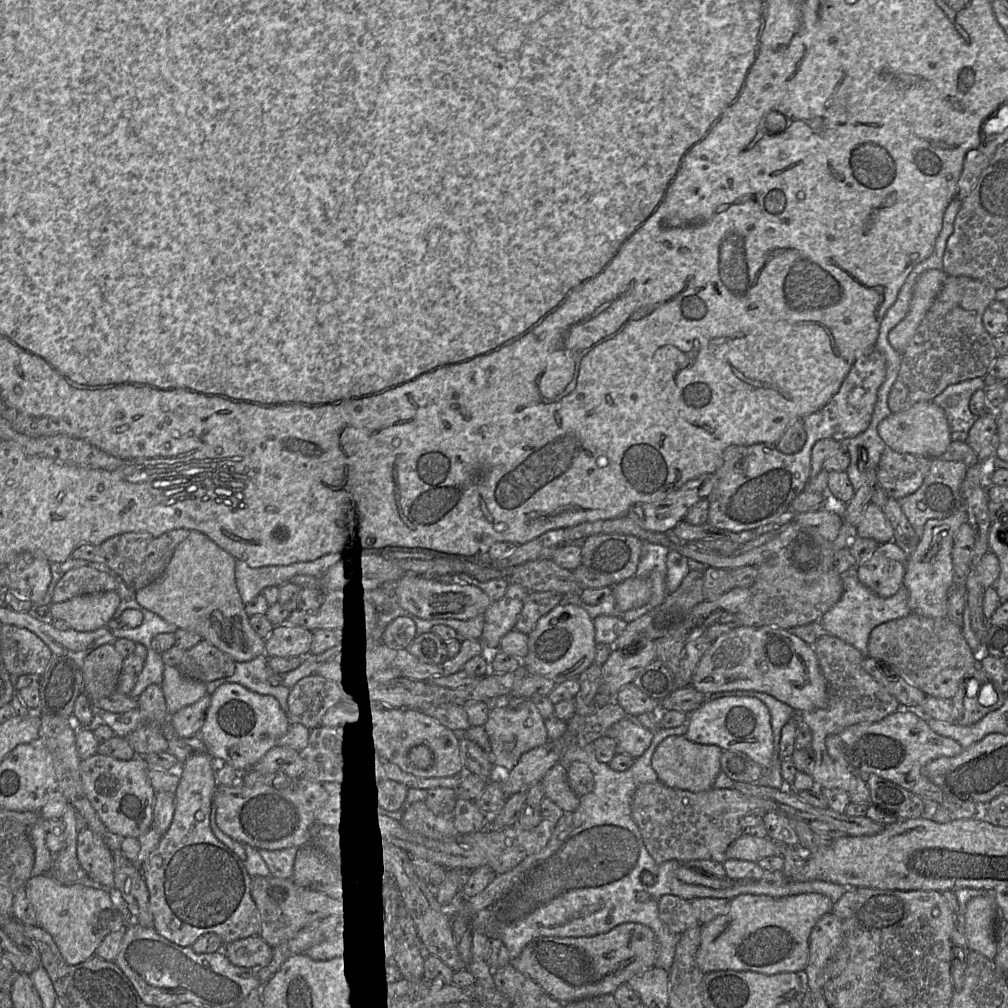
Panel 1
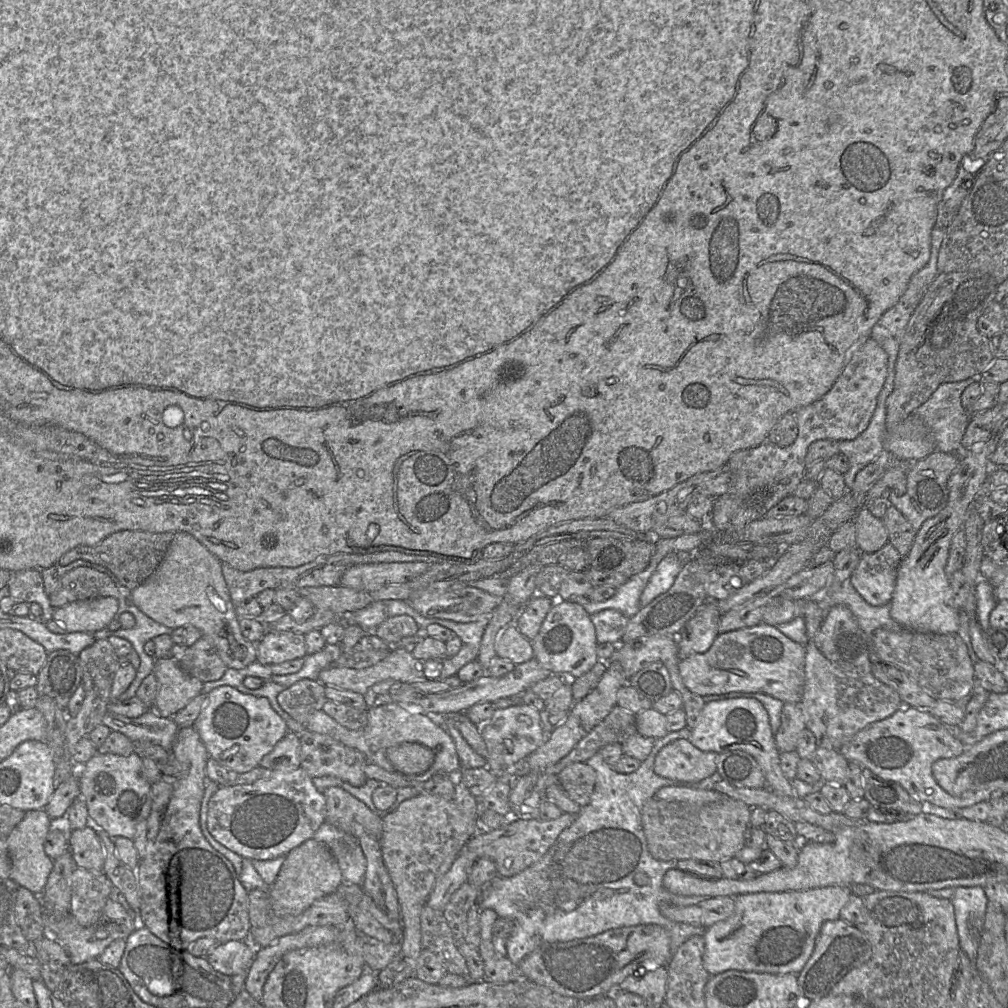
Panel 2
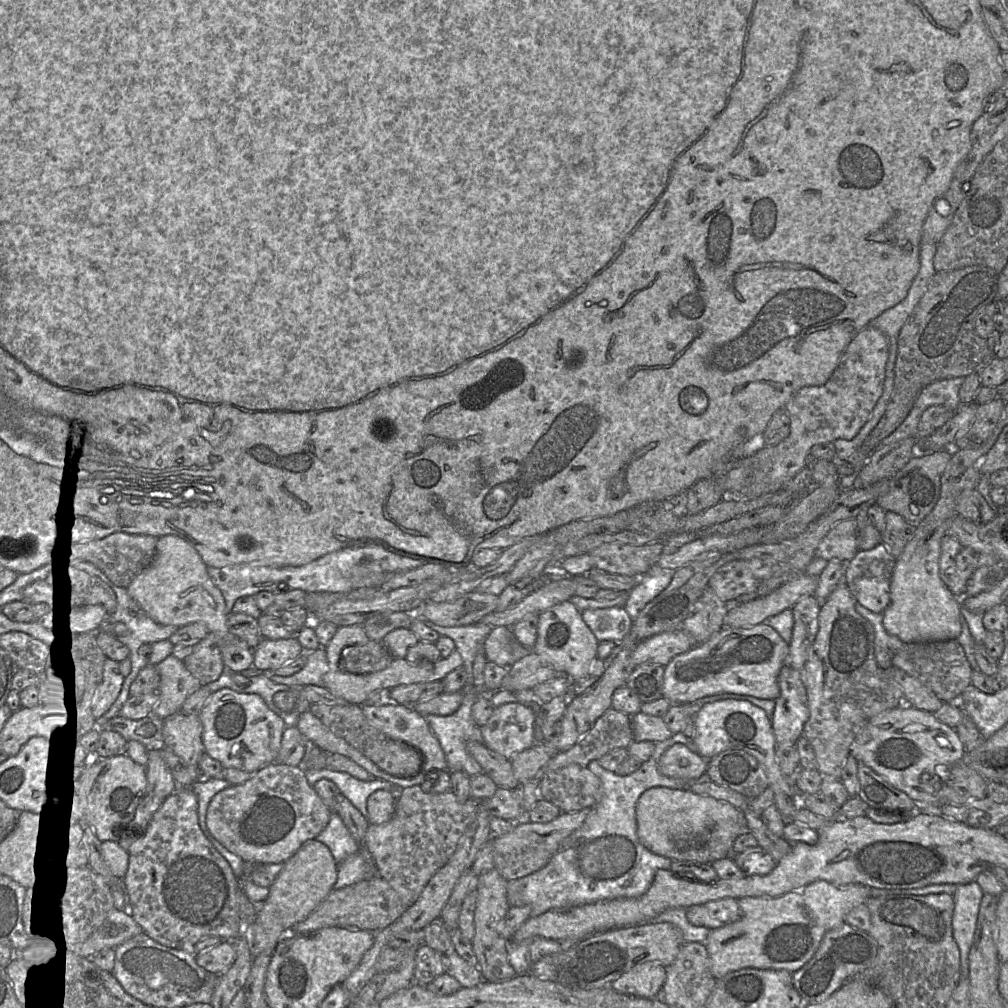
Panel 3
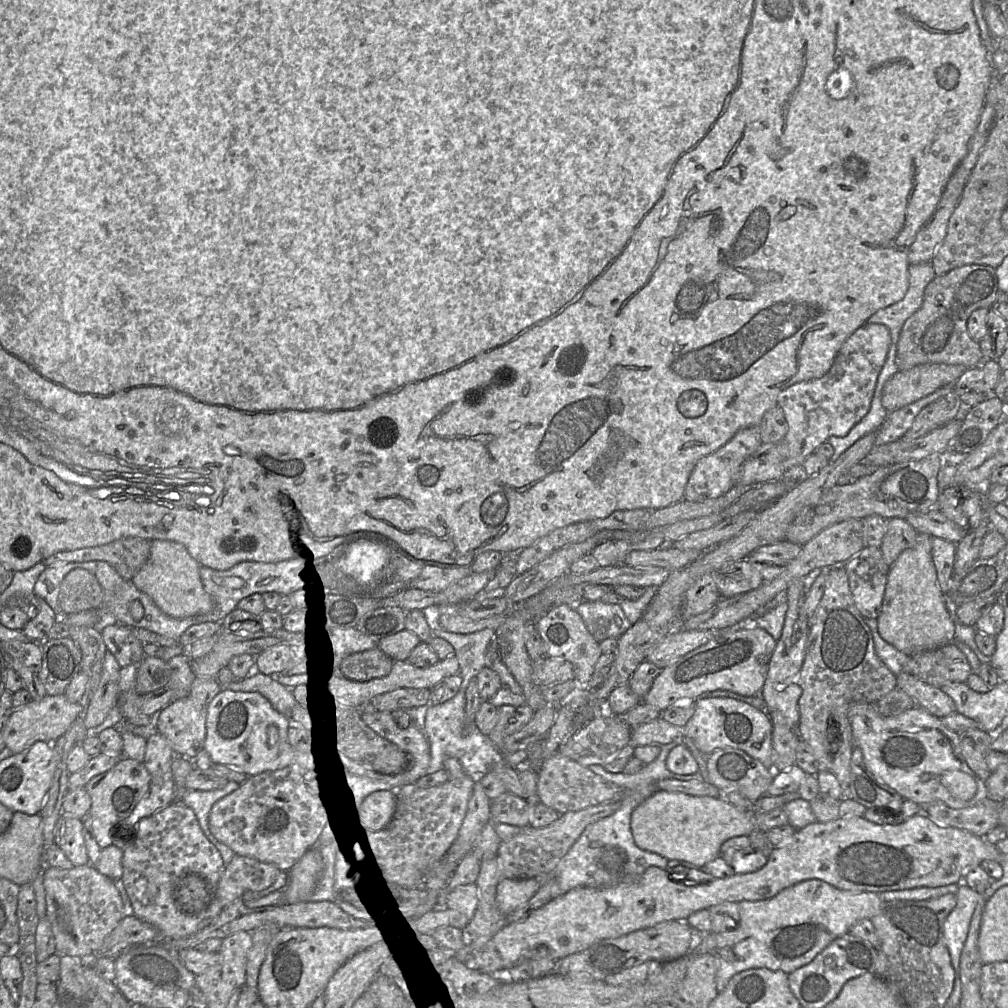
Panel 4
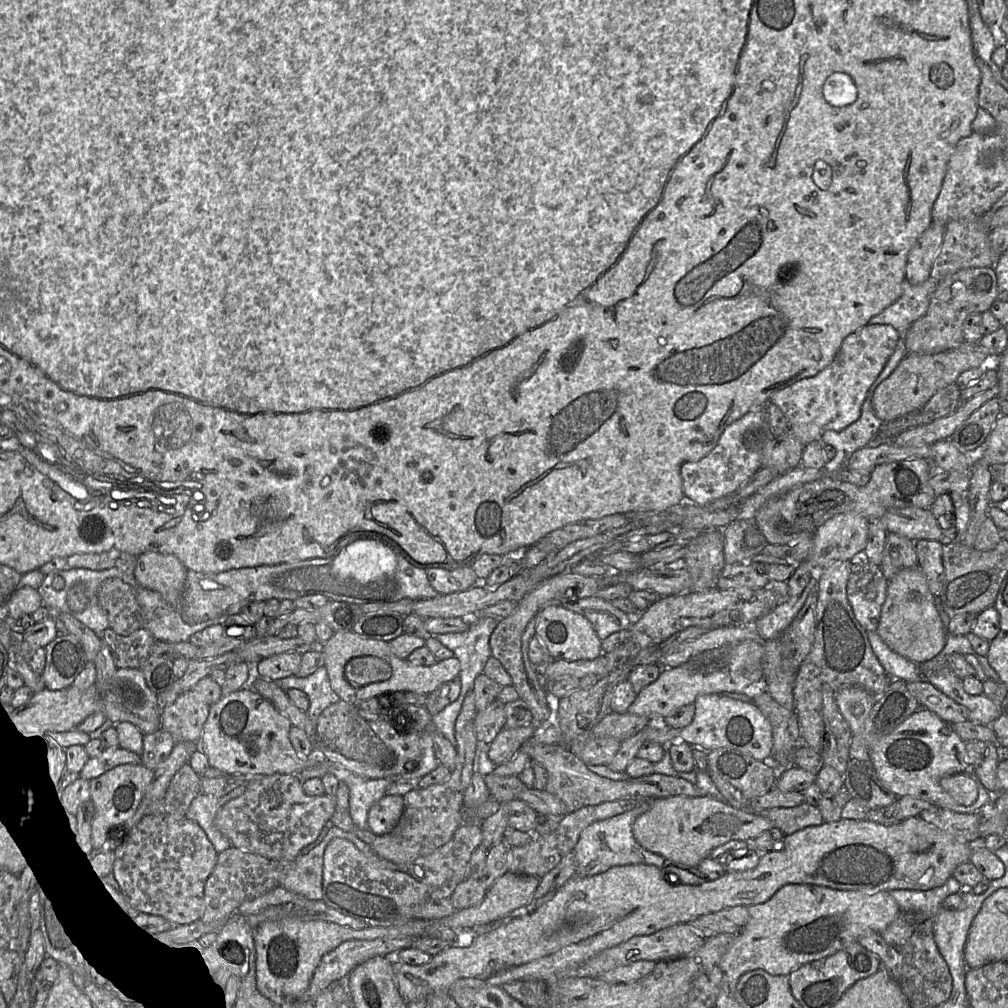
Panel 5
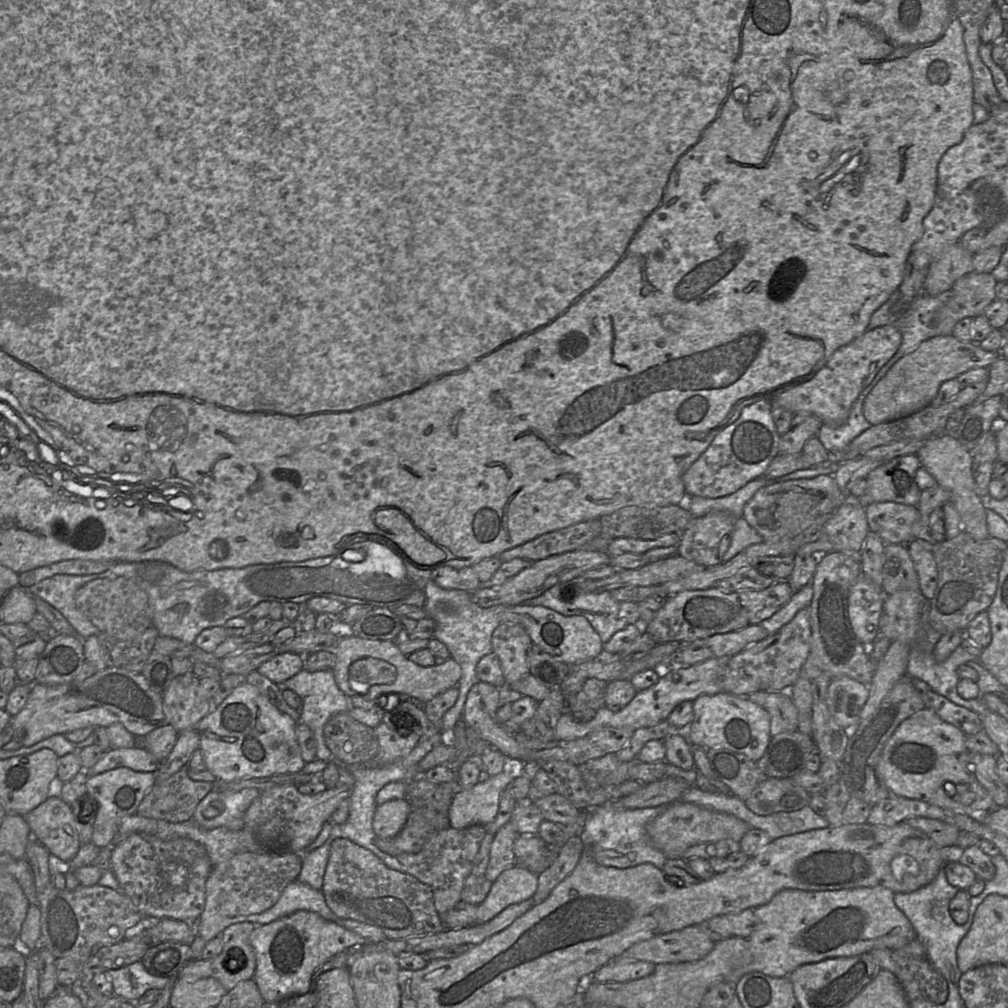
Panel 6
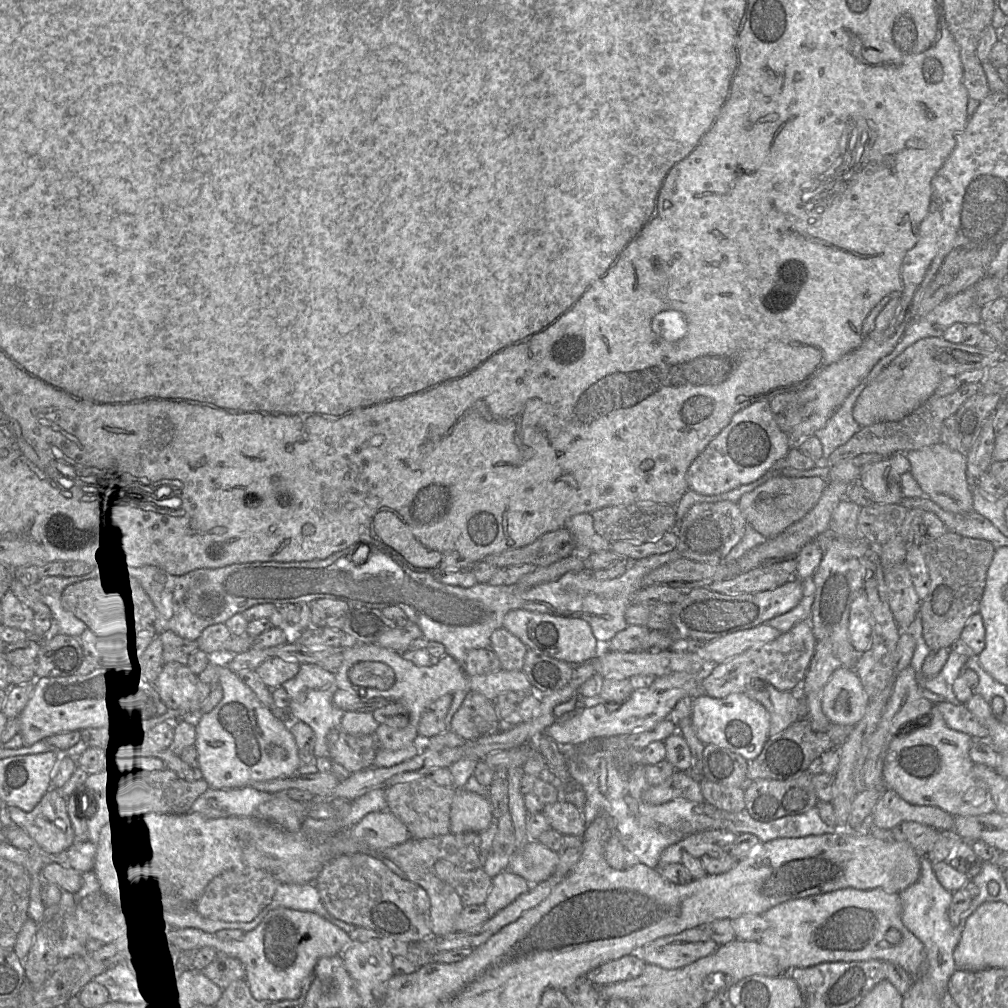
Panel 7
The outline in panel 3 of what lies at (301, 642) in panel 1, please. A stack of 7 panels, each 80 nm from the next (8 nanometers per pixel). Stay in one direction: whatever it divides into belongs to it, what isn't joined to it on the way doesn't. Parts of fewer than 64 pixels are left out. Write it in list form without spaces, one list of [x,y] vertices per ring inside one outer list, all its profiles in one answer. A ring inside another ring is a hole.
[[[296,636],[278,640],[262,638],[253,650],[253,667],[263,673],[272,673],[305,653]]]

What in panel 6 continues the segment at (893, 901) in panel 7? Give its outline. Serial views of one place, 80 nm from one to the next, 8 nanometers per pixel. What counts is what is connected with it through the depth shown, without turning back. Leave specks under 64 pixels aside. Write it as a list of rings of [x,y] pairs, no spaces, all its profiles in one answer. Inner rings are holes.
[[[858,887],[841,890],[804,891],[785,889],[770,902],[753,909],[757,919],[755,930],[747,938],[751,962],[732,975],[733,985],[744,975],[759,971],[772,977],[788,976],[797,967],[828,958],[852,957],[874,949],[898,950],[914,939],[917,933],[894,902],[895,892],[885,887]]]

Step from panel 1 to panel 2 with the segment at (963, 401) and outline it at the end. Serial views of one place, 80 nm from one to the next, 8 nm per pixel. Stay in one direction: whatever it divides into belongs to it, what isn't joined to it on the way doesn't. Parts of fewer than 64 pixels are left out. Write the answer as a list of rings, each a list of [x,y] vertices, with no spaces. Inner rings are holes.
[[[973,376],[963,381],[942,384],[924,404],[913,412],[932,431],[936,450],[951,453],[958,457],[958,460],[965,456],[965,448],[961,445],[961,440],[971,421],[970,415],[961,404],[961,395],[969,385],[978,380],[980,380],[979,376]]]

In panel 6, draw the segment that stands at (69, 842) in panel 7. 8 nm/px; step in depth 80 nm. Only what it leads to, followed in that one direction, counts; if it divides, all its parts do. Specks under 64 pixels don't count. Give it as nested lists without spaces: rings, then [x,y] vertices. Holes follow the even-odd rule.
[[[49,796],[43,803],[23,817],[31,828],[33,838],[44,845],[52,856],[68,863],[75,858],[81,846],[76,822],[71,806],[60,797]]]

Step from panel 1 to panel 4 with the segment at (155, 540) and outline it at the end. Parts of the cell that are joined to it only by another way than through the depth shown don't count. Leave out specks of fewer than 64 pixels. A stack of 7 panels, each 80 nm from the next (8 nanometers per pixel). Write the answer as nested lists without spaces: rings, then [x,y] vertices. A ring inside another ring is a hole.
[[[124,537],[108,544],[81,548],[73,551],[62,551],[45,559],[45,568],[57,562],[103,561],[112,566],[125,580],[132,580],[145,565],[151,549],[152,540],[139,537]]]

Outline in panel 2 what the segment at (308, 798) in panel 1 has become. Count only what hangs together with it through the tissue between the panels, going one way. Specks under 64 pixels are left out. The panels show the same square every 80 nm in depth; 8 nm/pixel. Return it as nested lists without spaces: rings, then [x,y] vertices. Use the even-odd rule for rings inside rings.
[[[300,767],[291,771],[266,770],[265,776],[247,785],[221,786],[209,801],[208,830],[226,848],[254,860],[272,860],[286,856],[304,841],[313,838],[325,822],[326,801],[323,792],[317,790],[312,778]]]

